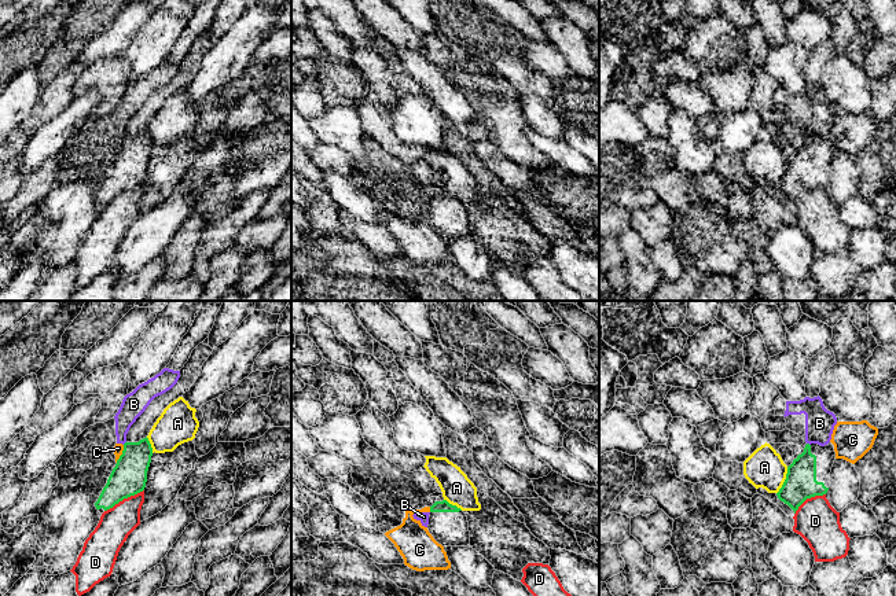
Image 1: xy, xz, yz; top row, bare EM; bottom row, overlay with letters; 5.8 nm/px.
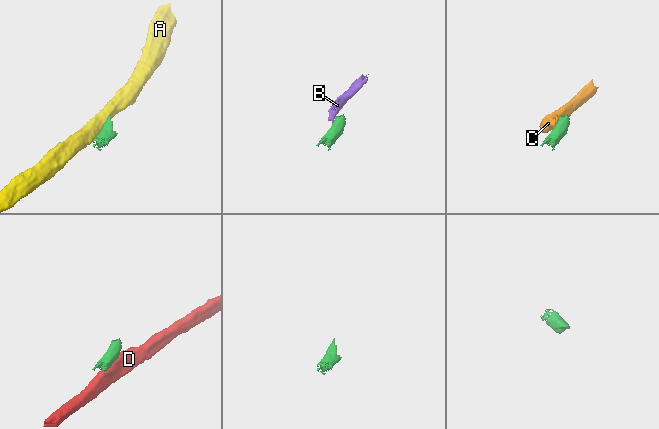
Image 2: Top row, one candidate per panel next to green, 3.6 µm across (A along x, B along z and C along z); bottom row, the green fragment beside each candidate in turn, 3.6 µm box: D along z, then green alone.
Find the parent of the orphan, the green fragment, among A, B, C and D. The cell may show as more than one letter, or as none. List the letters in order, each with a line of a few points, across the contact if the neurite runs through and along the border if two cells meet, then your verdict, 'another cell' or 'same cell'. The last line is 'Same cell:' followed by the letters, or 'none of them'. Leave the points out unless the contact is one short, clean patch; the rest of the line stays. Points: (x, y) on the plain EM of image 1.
A: another cell
B: line yz (807, 135), (810, 138); another cell
C: line xy (124, 138), (122, 146), (116, 154); another cell
D: line xy (143, 181), (124, 190), (105, 203); another cell
Same cell: none of them

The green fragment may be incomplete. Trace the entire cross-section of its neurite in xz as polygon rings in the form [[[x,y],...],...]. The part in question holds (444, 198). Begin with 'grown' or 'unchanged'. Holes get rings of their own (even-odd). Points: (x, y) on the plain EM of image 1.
grown; [[[447,192],[430,199],[429,225],[443,239],[470,238],[470,224],[466,206]]]

